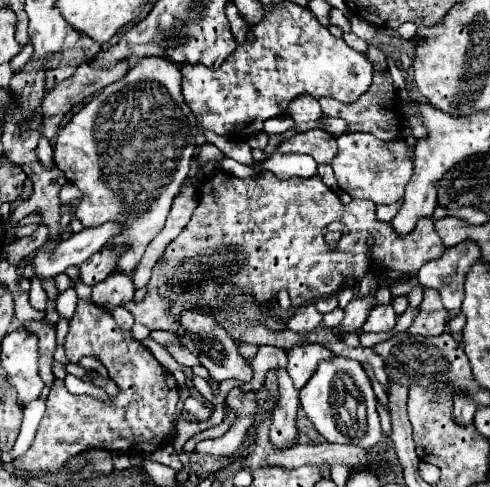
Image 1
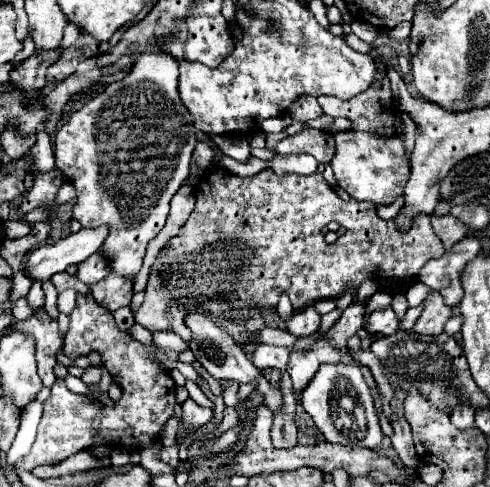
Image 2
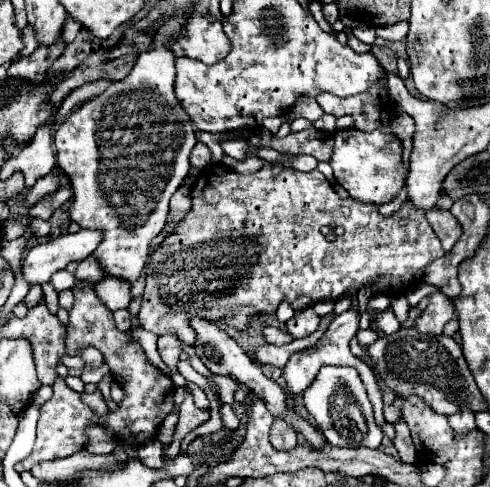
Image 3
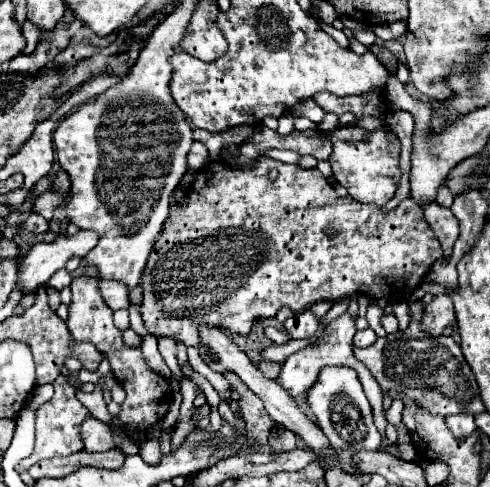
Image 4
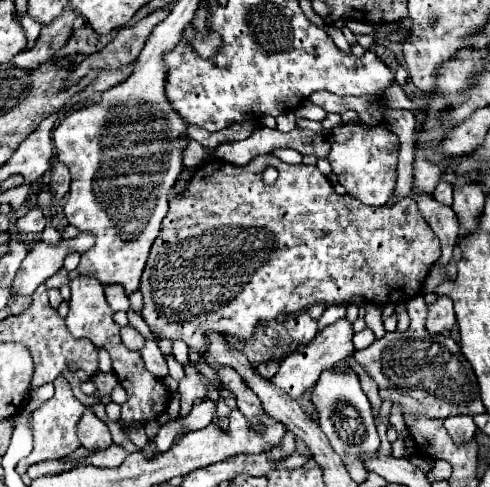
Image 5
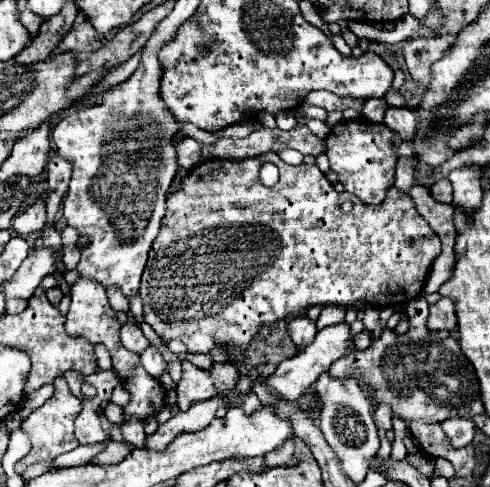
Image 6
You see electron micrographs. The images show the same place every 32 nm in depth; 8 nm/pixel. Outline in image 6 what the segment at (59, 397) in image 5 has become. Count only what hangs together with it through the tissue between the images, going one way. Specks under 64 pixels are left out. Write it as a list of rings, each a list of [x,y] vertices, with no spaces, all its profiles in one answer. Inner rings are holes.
[[[63,376],[58,377],[54,383],[54,394],[50,400],[46,400],[40,408],[36,408],[26,420],[24,420],[24,430],[32,438],[32,450],[26,458],[22,458],[18,464],[18,470],[24,470],[26,466],[40,462],[40,460],[54,460],[60,454],[66,454],[78,446],[78,440],[74,436],[74,420],[80,414],[80,400],[75,397],[66,383]],[[70,398],[70,400],[68,400]]]

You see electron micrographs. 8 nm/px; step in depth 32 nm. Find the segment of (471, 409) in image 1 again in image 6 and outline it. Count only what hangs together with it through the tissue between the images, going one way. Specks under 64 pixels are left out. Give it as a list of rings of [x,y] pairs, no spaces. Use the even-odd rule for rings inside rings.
[[[454,416],[454,418],[448,418],[442,422],[442,428],[448,436],[448,440],[452,440],[452,446],[454,448],[460,448],[460,446],[468,446],[474,438],[474,422],[472,418],[460,418],[460,416]]]

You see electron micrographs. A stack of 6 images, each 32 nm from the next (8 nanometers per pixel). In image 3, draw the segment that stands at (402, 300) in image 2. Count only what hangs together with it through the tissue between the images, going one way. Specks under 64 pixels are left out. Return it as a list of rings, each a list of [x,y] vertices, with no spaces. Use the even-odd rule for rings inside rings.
[[[396,296],[396,298],[392,298],[392,306],[390,306],[390,308],[394,310],[394,314],[396,314],[396,318],[398,318],[400,322],[406,322],[410,304],[408,304],[408,300],[406,300],[404,296]]]

